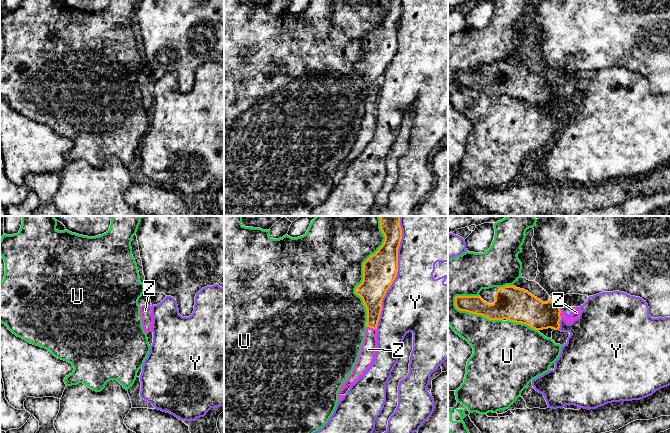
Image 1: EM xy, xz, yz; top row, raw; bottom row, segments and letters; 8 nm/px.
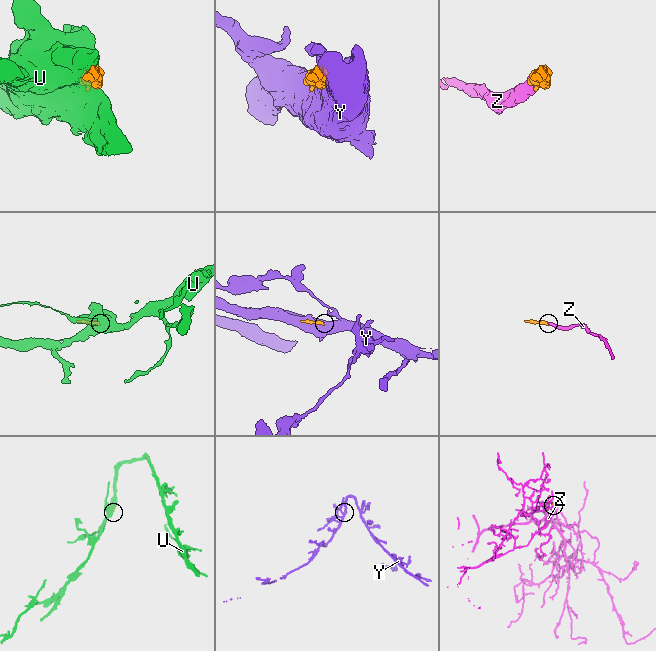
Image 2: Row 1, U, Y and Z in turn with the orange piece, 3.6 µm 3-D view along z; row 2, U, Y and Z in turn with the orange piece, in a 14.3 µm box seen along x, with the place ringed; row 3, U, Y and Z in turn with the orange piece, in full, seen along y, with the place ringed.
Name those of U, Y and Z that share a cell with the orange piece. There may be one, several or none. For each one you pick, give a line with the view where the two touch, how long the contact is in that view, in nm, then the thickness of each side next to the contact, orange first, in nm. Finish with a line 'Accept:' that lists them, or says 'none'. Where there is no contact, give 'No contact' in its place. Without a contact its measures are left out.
Z: Touches orange in xz. Shared border 90 nm. Thickness 170 nm (orange) against 130 nm
Accept: Z

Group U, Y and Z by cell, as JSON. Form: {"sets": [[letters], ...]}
{"sets": [["U"], ["Y"], ["Z"]]}

